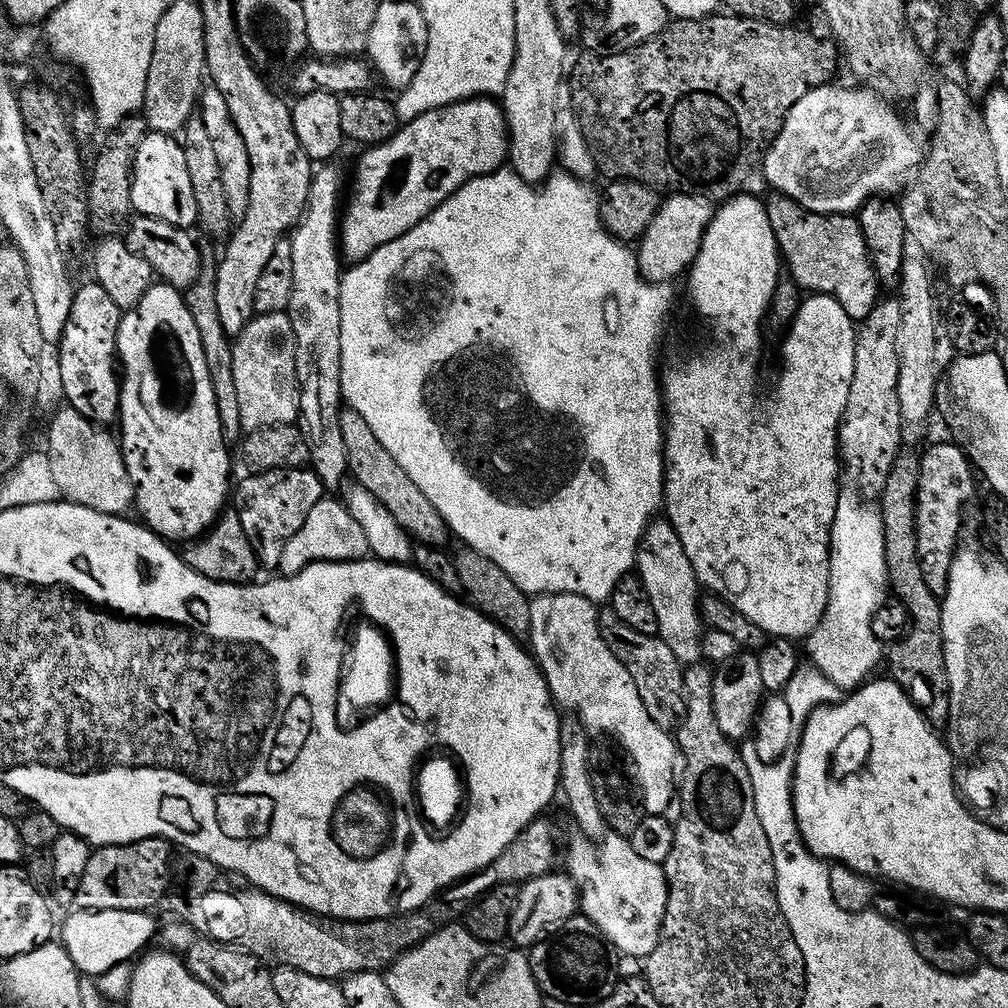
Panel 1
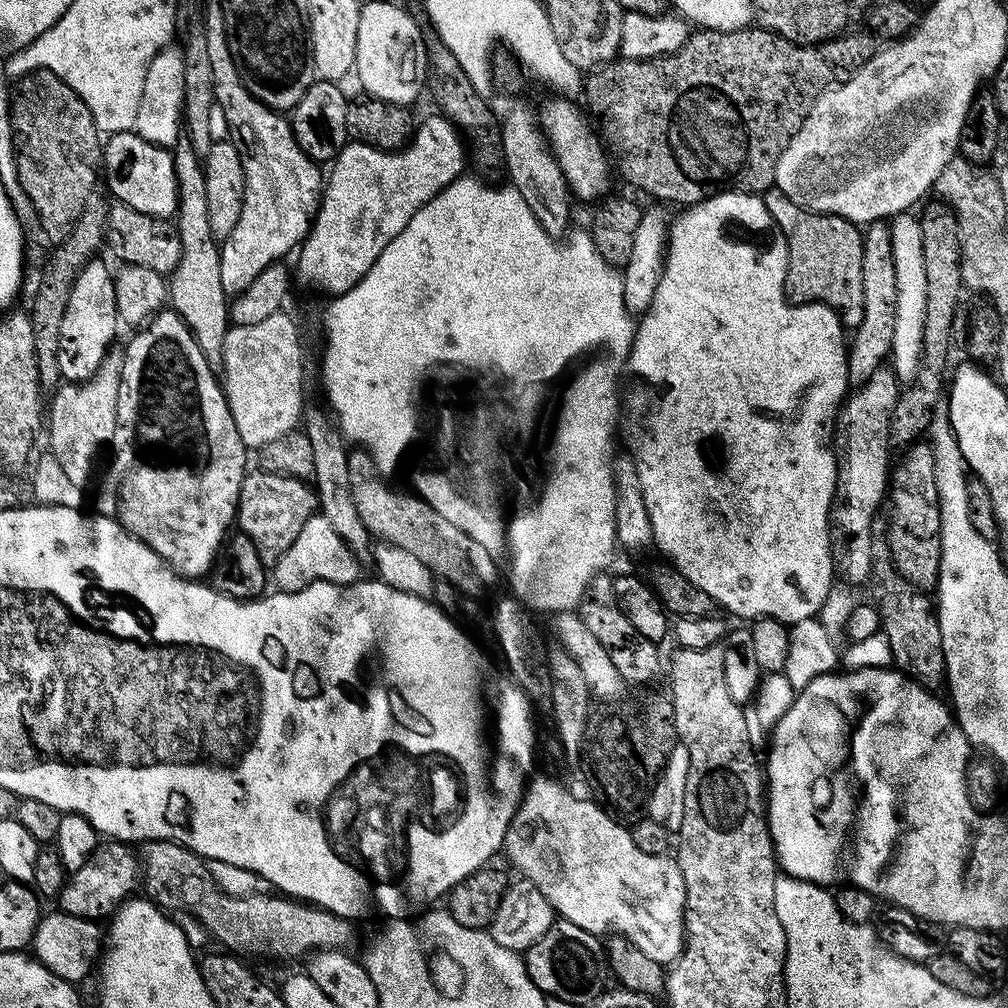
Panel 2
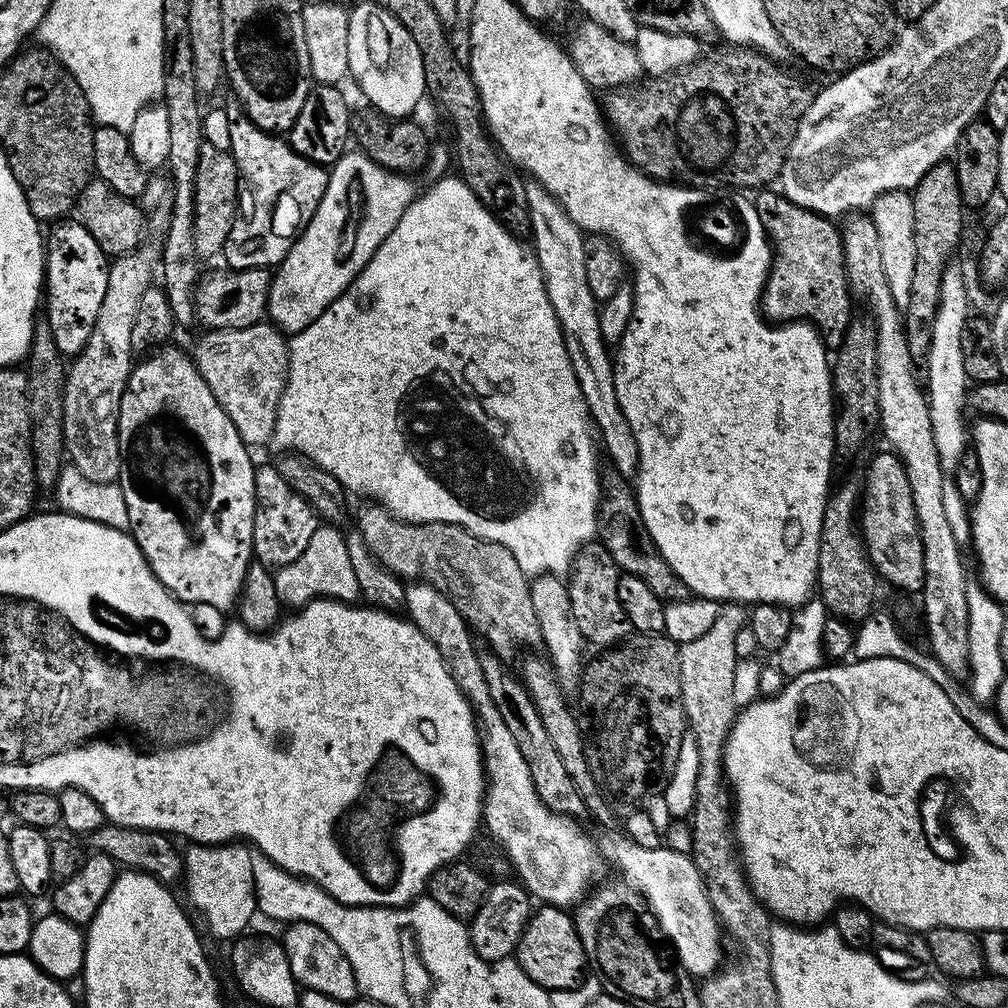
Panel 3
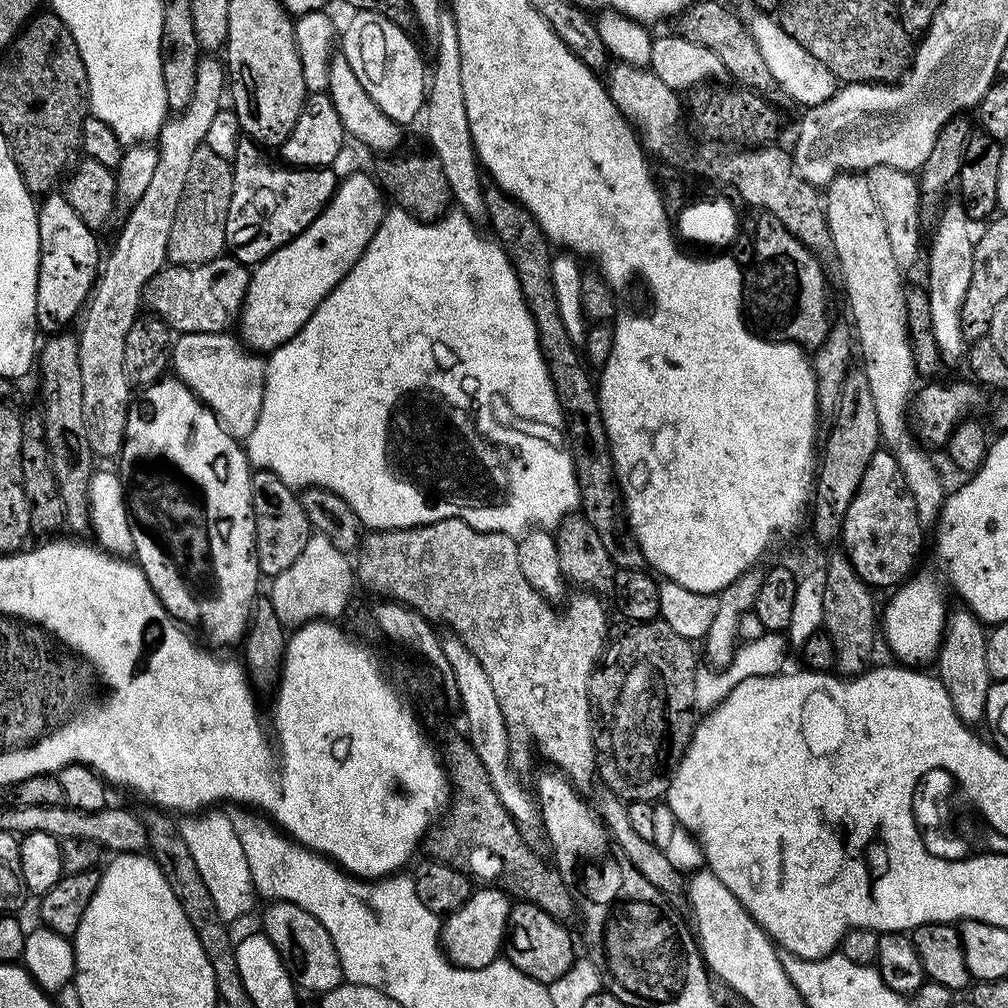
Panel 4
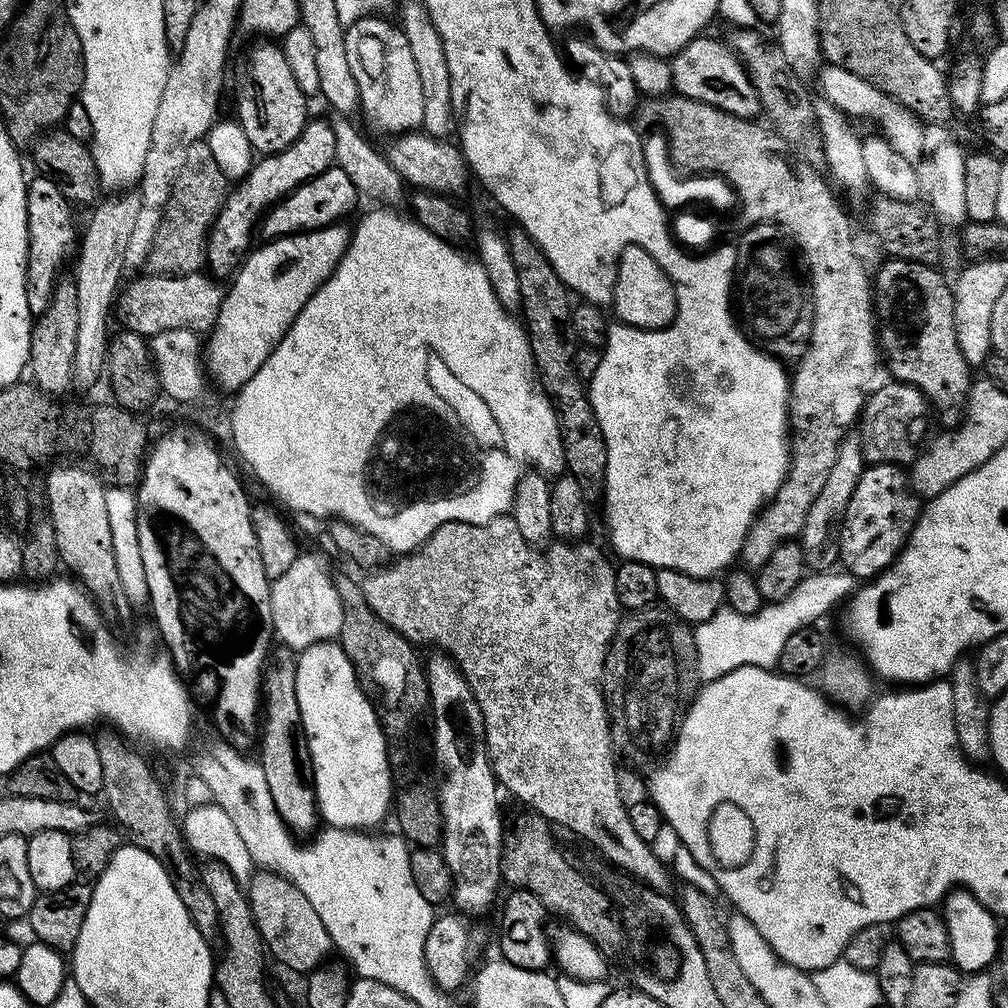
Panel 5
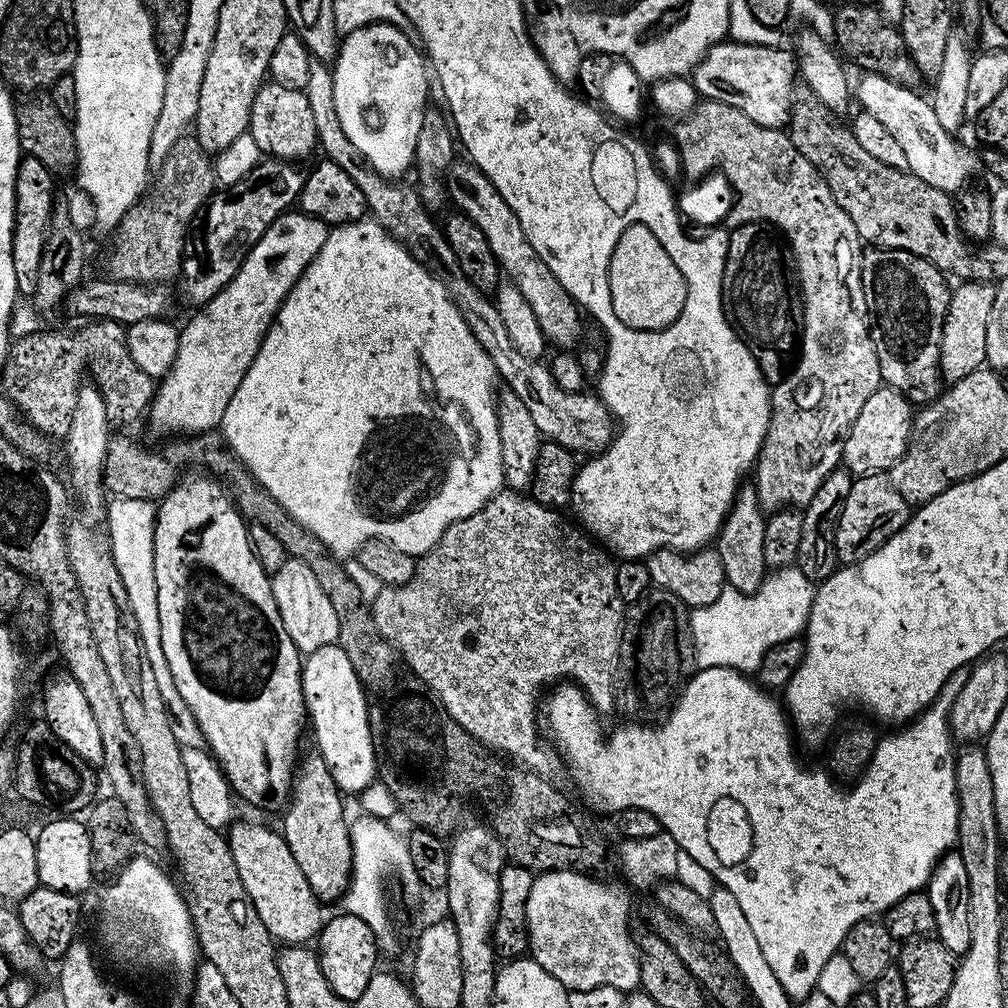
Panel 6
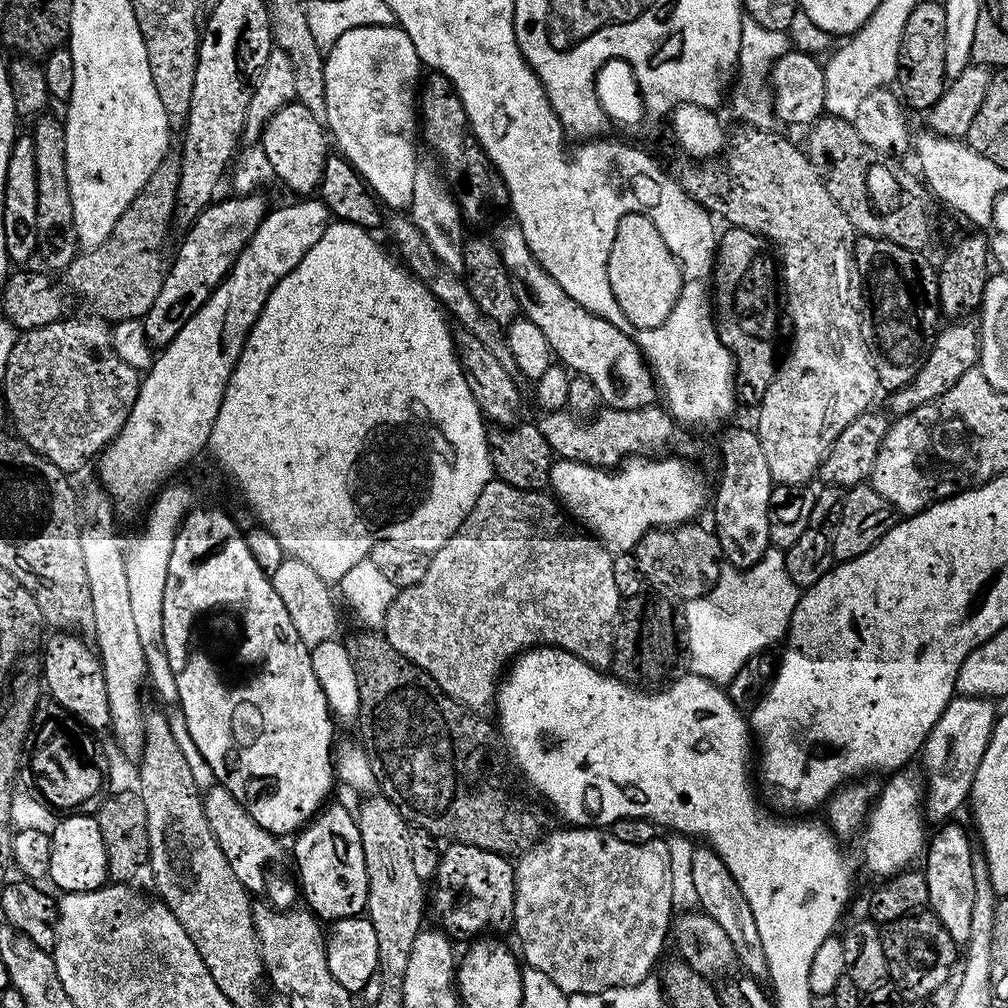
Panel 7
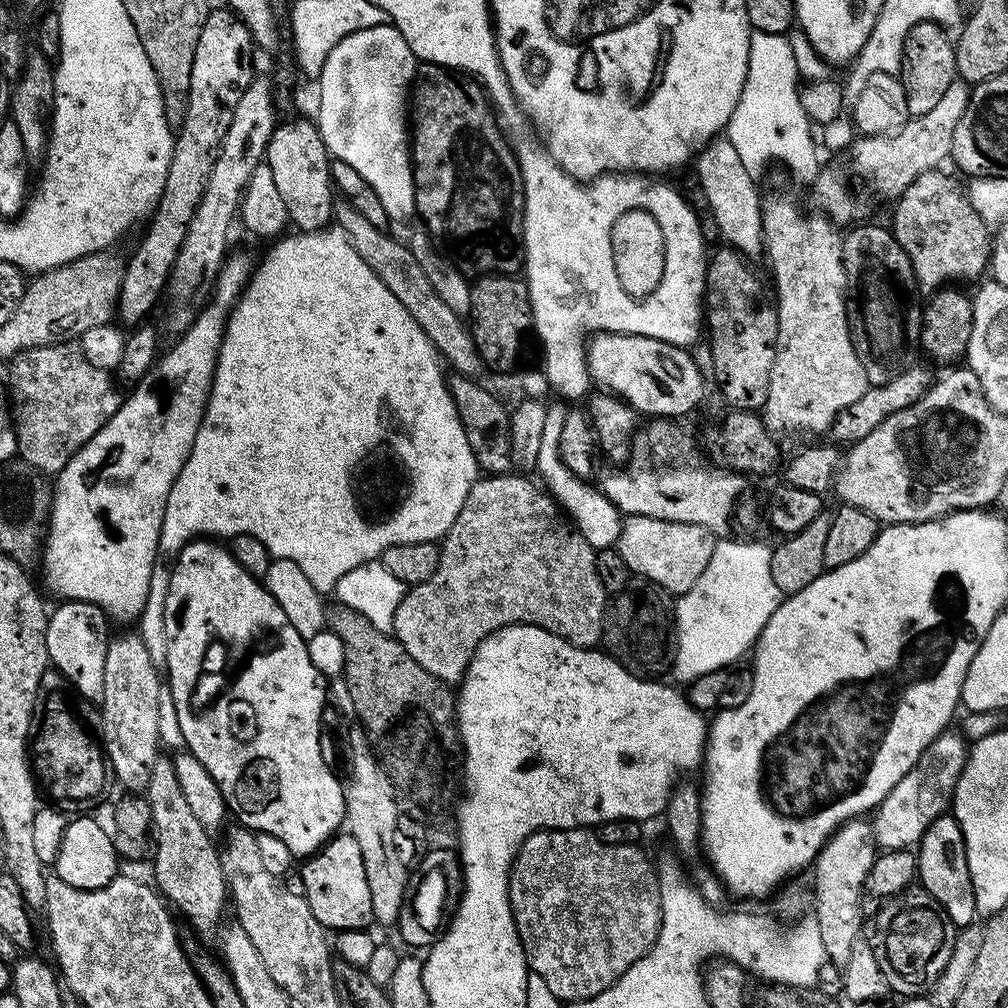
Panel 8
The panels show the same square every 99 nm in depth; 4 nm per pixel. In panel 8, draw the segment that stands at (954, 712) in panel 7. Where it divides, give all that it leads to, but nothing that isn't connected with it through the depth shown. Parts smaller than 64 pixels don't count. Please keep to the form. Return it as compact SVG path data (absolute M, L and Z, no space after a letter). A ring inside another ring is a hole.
M945 730L922 750L918 762L905 774L902 782L886 794L886 798L875 809L872 820L872 832L876 843L881 849L895 850L897 848L911 849L919 845L920 839L926 834L930 822L945 815L951 809L952 795L958 786L958 778L968 761L969 741L964 741L953 730Z

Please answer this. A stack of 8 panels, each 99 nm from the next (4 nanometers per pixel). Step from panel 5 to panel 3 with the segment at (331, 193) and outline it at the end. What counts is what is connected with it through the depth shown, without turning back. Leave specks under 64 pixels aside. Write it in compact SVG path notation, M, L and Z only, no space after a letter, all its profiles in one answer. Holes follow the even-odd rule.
M231 103L223 107L226 118L230 118L230 151L238 166L238 198L236 217L222 256L228 259L227 267L232 270L272 270L284 261L290 246L314 218L318 202L326 194L329 169L298 154L283 135L254 126L239 103Z

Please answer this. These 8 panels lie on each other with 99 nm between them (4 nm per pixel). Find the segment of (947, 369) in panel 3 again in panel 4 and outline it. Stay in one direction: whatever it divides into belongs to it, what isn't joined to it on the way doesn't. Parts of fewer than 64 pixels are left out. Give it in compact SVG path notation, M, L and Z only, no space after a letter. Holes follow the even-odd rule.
M958 202L947 203L937 217L936 230L930 246L928 256L928 305L932 333L936 344L940 347L941 357L956 360L965 355L966 341L962 330L962 304L965 302L967 287L970 286L971 271L974 268L973 246L975 244L973 233L970 234L971 223L962 204Z

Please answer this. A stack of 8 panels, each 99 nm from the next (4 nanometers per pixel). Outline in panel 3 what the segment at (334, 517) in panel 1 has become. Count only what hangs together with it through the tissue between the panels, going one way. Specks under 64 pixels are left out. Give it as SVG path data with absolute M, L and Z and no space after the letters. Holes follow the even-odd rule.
M321 526L314 530L306 550L286 566L275 569L276 589L281 605L299 610L311 600L360 600L358 578L354 578L354 569L350 567L350 553L346 551L345 533L336 526Z

